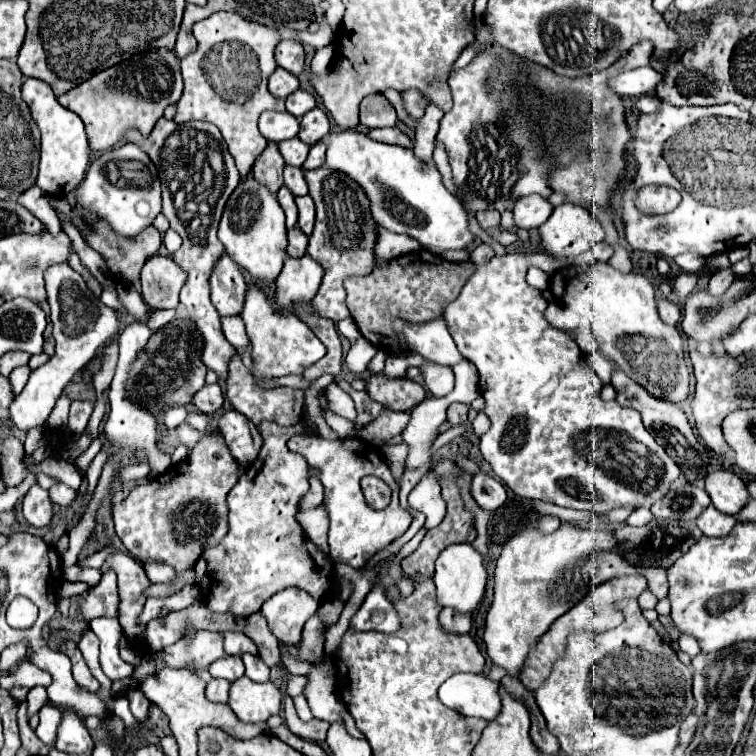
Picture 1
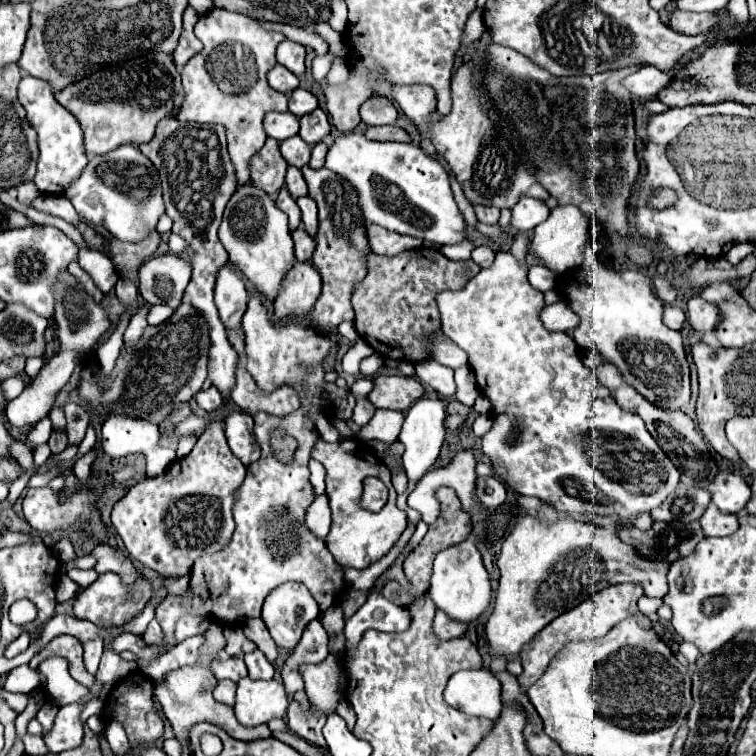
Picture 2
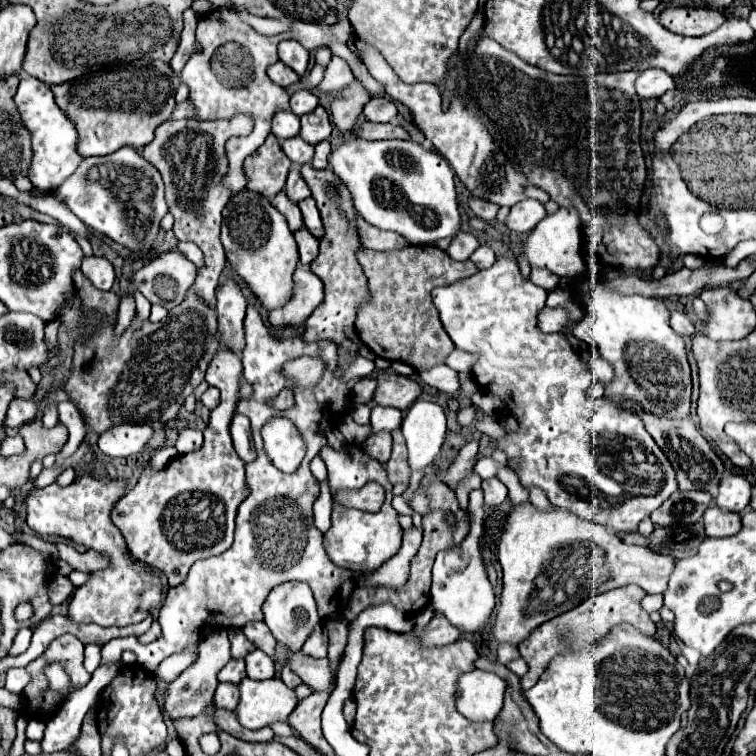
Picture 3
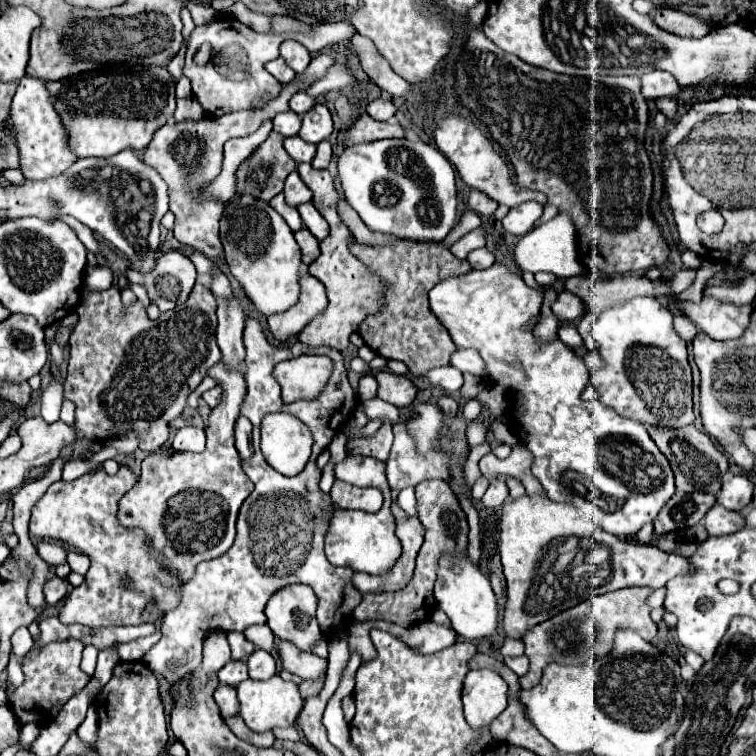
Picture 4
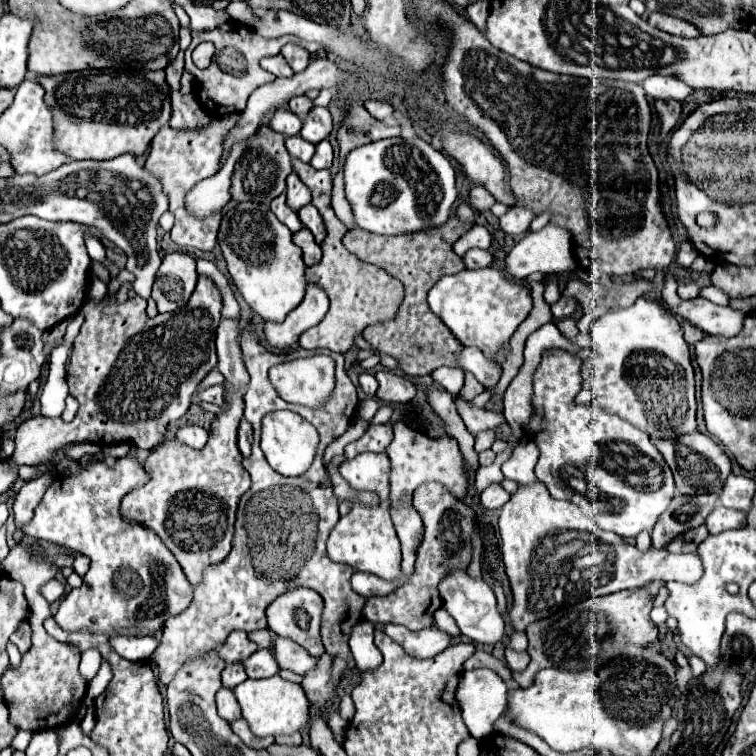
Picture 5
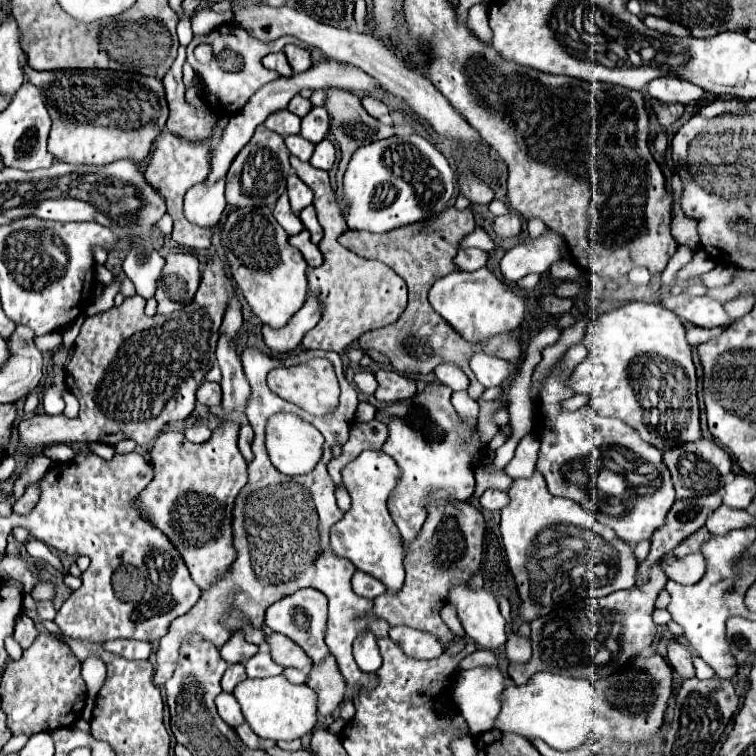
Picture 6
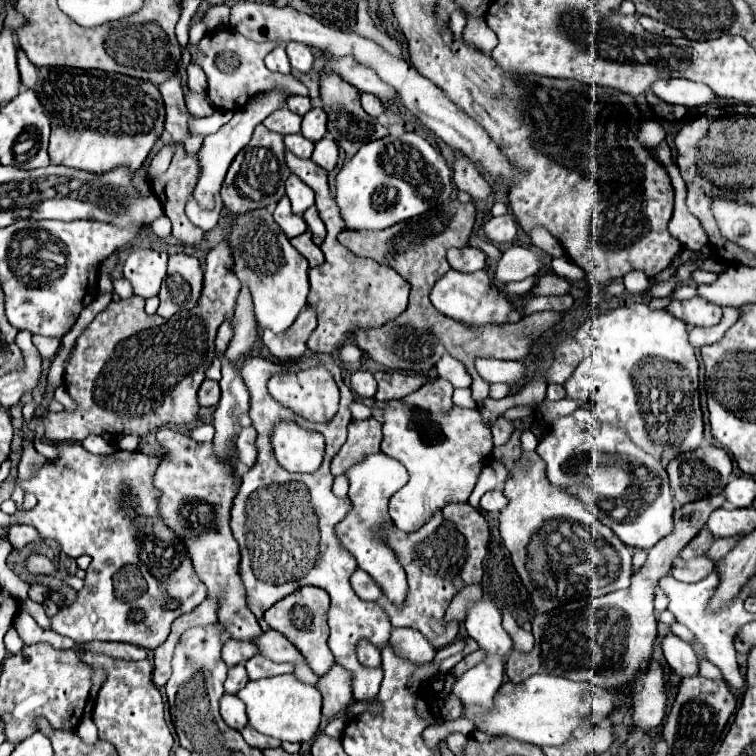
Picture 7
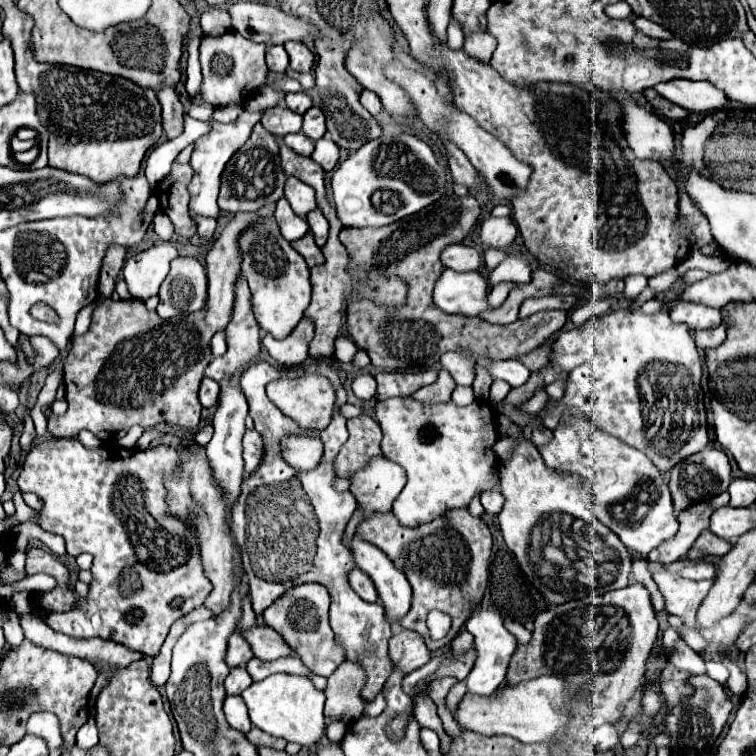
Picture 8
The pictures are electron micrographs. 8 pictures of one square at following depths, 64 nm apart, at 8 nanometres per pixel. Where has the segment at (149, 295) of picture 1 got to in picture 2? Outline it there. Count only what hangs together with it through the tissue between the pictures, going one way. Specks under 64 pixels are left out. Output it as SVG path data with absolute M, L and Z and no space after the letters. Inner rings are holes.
M176 254L154 256L140 268L138 290L146 304L166 304L176 308L190 282L190 264Z

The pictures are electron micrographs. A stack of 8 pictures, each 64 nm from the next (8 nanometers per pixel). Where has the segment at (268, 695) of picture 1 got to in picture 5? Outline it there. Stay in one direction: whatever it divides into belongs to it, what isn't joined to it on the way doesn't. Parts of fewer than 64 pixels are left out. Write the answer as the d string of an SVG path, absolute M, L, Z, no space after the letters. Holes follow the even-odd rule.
M280 676L266 680L246 680L234 688L234 694L242 706L242 718L248 722L256 736L276 736L300 732L308 726L308 698L300 684L286 682Z

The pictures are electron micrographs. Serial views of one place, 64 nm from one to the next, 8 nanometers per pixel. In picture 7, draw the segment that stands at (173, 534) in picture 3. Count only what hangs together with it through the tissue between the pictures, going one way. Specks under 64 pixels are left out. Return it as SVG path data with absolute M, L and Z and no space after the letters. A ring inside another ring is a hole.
M160 428L156 432L156 440L160 446L156 450L160 466L154 476L154 486L160 490L158 516L176 534L176 538L184 542L192 566L196 568L196 576L200 576L206 584L208 594L220 598L218 620L226 632L230 632L230 638L252 642L262 634L262 630L244 602L244 586L238 576L240 552L230 532L230 508L242 480L238 464L216 456L212 442L198 444L170 428Z

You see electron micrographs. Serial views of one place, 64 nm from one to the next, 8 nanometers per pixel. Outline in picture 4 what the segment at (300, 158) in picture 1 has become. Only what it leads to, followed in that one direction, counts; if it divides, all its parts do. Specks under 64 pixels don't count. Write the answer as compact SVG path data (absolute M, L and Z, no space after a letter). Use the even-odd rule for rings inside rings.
M292 136L284 140L284 148L286 152L296 160L296 162L312 162L316 146L304 142L300 136Z

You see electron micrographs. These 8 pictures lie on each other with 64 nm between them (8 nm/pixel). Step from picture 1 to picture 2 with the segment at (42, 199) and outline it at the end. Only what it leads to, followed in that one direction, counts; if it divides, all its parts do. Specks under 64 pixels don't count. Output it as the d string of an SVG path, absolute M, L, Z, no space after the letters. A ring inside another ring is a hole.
M28 182L28 184L20 184L20 186L22 188L16 188L18 190L18 202L32 208L32 200L36 200L40 196L36 184L34 182Z

